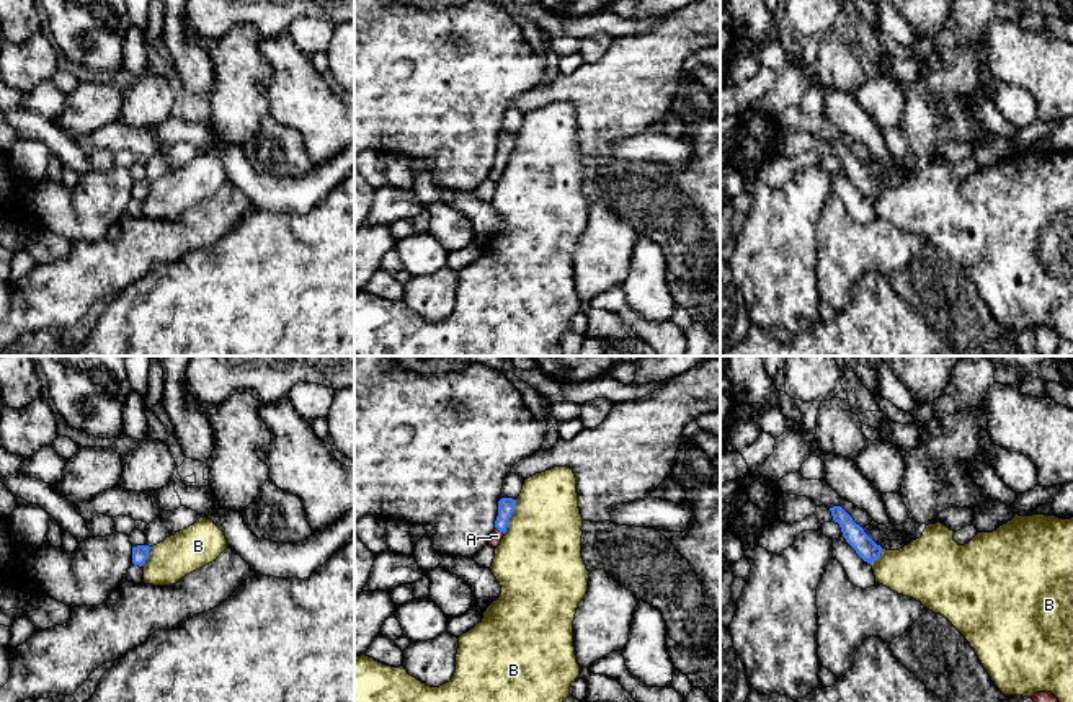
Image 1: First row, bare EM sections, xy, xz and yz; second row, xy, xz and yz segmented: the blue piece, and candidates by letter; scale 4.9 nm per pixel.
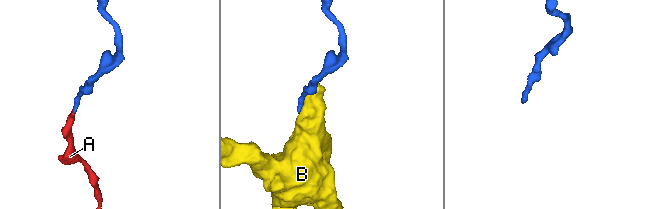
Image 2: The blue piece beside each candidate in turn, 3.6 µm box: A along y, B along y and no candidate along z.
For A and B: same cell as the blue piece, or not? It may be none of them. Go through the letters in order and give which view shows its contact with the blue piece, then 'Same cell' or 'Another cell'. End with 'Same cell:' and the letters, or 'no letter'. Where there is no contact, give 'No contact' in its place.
A: Touches blue in xz. Same cell
B: Touches blue in xz. Another cell
Same cell: A

